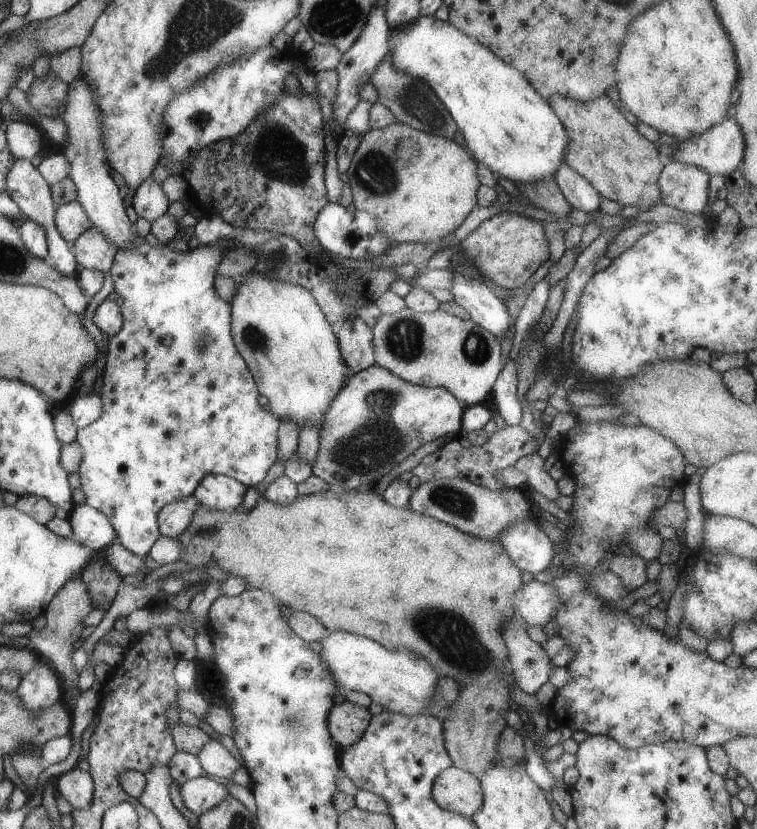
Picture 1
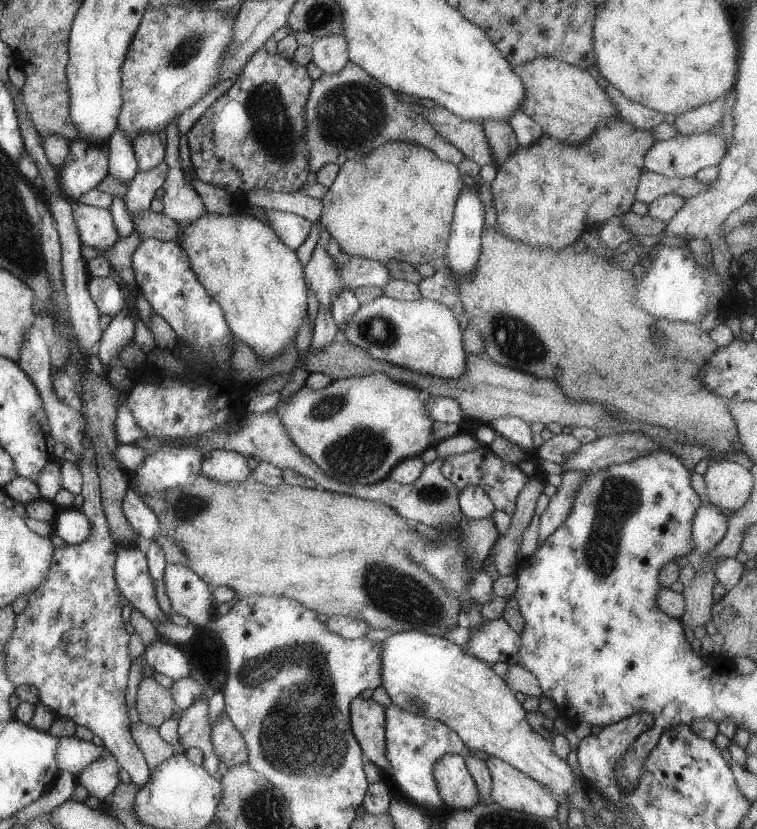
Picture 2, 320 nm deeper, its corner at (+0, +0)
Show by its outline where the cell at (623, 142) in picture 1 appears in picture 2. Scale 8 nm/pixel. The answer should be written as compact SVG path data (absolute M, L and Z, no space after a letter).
M537 57L513 68L525 89L519 110L549 135L570 145L585 143L600 123L618 119L617 108L586 69L553 57Z

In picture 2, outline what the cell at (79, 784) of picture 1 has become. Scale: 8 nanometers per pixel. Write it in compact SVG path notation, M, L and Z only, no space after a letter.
M106 749L76 776L76 780L87 789L89 796L96 797L105 804L119 786L120 768L115 757Z

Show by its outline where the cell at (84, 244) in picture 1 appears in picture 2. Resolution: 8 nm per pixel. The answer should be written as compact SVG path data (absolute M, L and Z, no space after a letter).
M163 161L154 169L140 169L132 178L124 202L128 214L132 217L141 215L151 208L151 202L156 196L156 191L164 185L169 167Z

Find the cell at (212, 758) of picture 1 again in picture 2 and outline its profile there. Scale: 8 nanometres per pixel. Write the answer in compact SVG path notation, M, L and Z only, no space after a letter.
M223 713L211 726L213 746L221 762L226 763L228 768L240 763L248 763L249 751L242 734L234 727L230 718Z

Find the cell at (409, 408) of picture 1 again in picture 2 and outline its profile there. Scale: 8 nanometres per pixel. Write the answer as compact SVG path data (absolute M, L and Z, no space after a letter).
M371 373L348 379L339 379L322 390L302 386L294 396L280 400L275 408L289 440L330 479L342 483L370 485L387 479L390 472L409 457L422 456L433 446L433 422L427 416L426 395L408 384L396 382L390 376Z

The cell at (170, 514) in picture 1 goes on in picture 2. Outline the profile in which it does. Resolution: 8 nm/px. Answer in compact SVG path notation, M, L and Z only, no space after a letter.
M134 487L127 491L122 511L126 521L134 528L143 543L155 541L160 531L157 515L142 501Z

